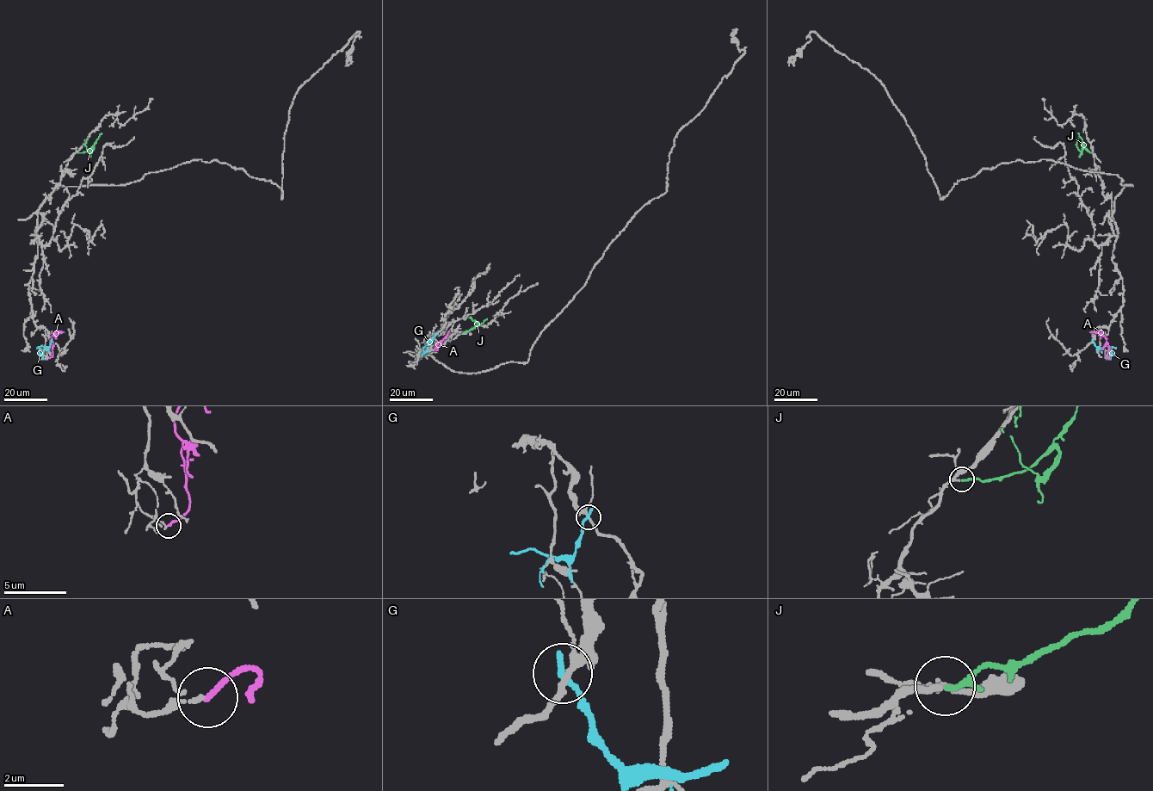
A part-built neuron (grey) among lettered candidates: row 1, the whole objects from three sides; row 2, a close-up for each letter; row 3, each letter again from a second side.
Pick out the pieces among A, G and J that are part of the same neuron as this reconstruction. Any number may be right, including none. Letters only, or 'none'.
J

